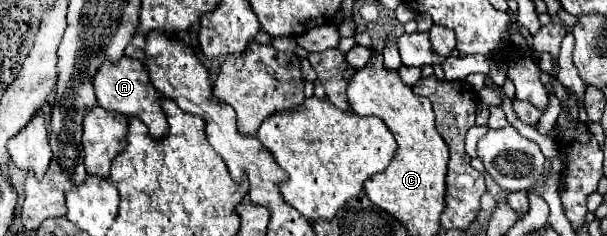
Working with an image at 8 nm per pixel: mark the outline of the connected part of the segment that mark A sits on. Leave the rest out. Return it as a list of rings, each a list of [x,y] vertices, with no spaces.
[[[122,56],[118,64],[104,62],[94,76],[94,88],[96,88],[98,104],[102,108],[124,114],[124,116],[138,116],[148,126],[152,138],[164,138],[164,134],[168,130],[168,122],[166,122],[166,114],[162,110],[162,96],[154,88],[152,80],[148,76],[148,70],[140,60]]]

